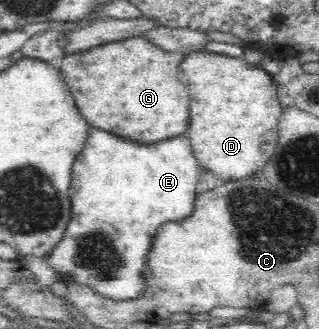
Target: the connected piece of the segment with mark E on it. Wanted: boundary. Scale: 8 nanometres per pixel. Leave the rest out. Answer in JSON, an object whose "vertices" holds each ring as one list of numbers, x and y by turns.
{"vertices":[[91,128,85,147,75,160,68,193,72,203,71,219,67,223,63,239,46,257,47,265,55,273,59,283,77,283,91,287,93,293,110,301,139,299,149,287,143,271,147,269,147,259,153,245,151,233,155,239,163,223,179,223,187,219,195,209,198,194,195,185,201,177,201,169,193,155,190,140,182,134,155,145,140,145]]}

